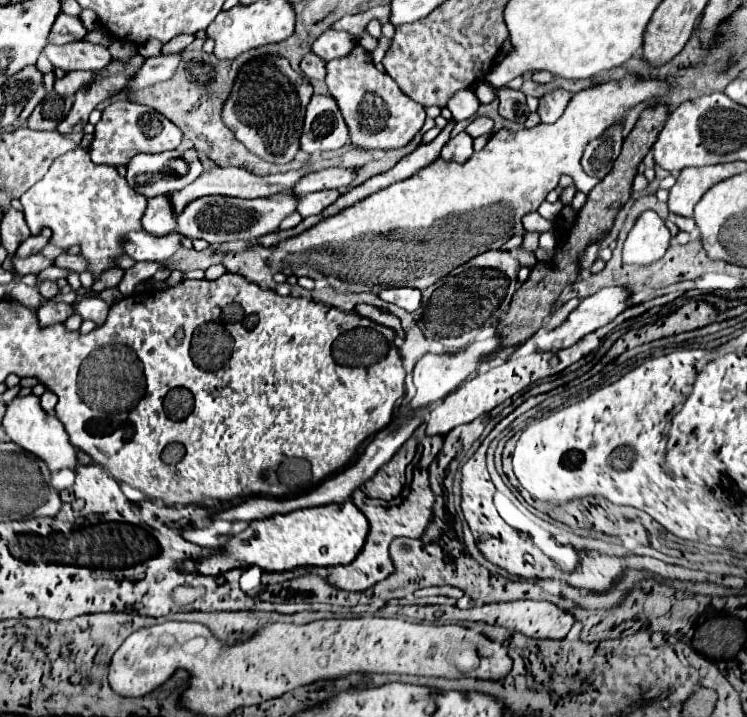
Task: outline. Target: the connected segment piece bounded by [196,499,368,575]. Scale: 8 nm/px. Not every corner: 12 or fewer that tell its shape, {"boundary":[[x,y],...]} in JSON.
{"boundary":[[348,499],[252,521],[202,575],[348,565],[368,519]]}

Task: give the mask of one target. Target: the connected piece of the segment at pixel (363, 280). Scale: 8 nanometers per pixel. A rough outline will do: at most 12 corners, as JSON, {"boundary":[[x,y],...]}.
{"boundary":[[664,79],[574,93],[278,243],[334,289],[426,289],[524,231]]}

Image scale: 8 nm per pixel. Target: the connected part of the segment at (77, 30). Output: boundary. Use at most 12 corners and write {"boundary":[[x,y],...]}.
{"boundary":[[60,13],[48,41],[64,45],[78,41],[86,29],[78,17]]}

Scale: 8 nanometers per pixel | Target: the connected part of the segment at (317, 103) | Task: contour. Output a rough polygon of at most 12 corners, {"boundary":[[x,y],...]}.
{"boundary":[[312,95],[300,149],[348,143],[348,125],[330,95]]}

